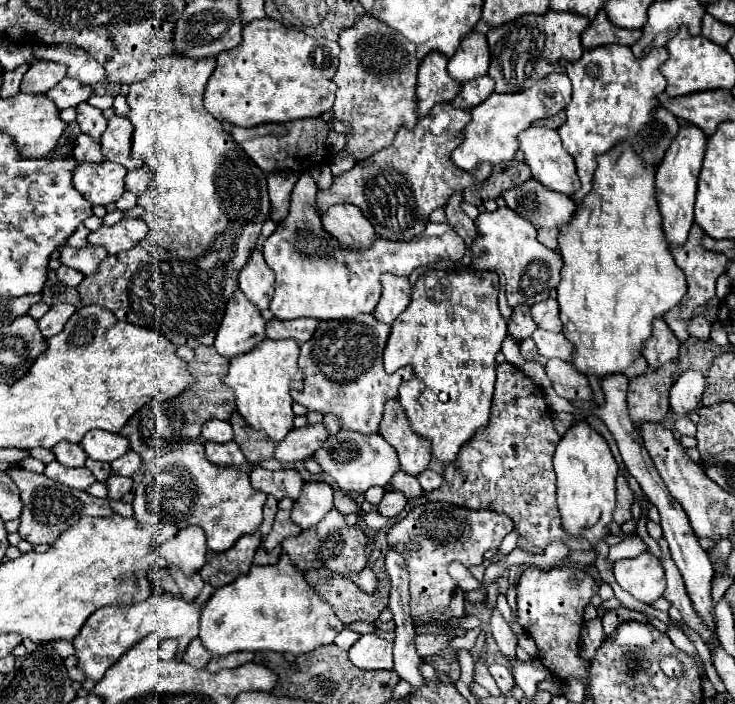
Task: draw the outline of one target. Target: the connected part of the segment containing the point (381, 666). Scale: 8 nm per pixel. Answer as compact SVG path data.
M365 634L351 646L349 660L363 670L393 670L393 642Z

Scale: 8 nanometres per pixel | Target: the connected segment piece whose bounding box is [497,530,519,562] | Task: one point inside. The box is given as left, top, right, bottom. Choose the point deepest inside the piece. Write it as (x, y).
(510, 542)

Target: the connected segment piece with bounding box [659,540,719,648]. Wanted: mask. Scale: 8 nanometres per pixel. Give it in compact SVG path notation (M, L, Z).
M659 540L659 544L661 544L661 548L663 548L663 566L665 566L665 574L667 574L667 588L665 588L665 598L681 612L681 616L683 616L683 622L687 624L687 626L691 626L711 648L717 648L719 646L719 640L717 640L717 634L715 634L715 630L711 630L701 618L699 618L699 614L695 612L695 608L693 608L693 602L691 602L691 598L689 598L689 594L687 594L687 588L685 588L685 582L683 582L683 578L681 578L681 572L679 572L679 568L675 566L675 562L671 560L671 556L669 556L669 548L667 548L667 542L665 540Z

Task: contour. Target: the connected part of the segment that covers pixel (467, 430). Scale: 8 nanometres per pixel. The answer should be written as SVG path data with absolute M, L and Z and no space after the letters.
M429 270L419 276L417 284L413 286L411 306L399 314L391 326L383 352L385 372L395 372L403 366L413 368L413 378L405 382L405 386L399 386L399 402L413 432L431 442L433 458L443 466L455 462L461 446L465 446L481 428L489 424L497 368L495 356L507 336L507 324L497 308L497 294L499 276L495 272Z

